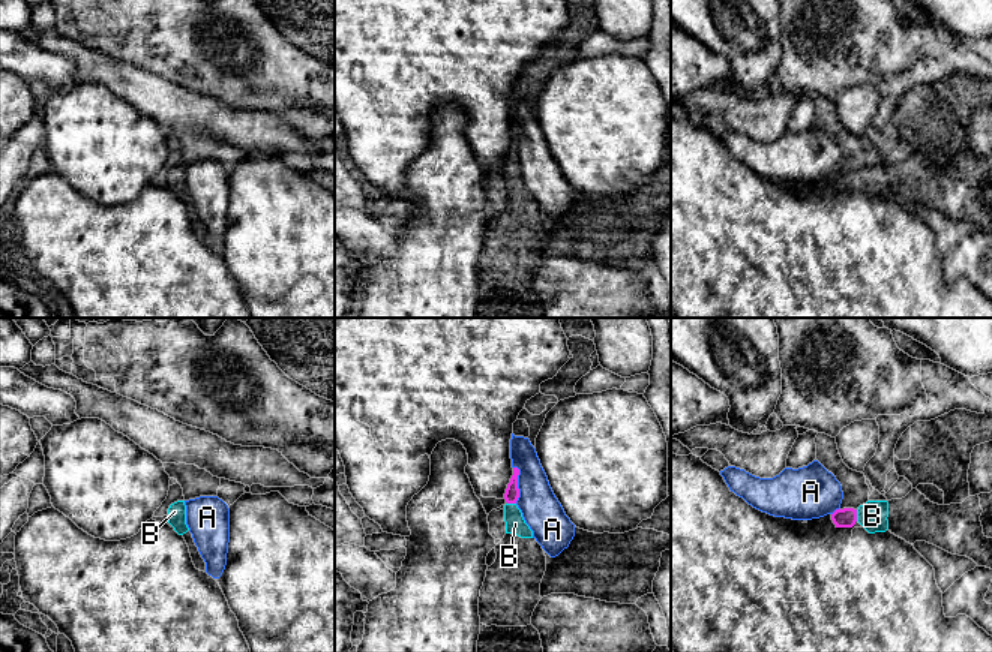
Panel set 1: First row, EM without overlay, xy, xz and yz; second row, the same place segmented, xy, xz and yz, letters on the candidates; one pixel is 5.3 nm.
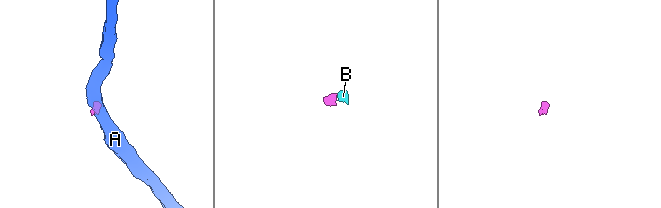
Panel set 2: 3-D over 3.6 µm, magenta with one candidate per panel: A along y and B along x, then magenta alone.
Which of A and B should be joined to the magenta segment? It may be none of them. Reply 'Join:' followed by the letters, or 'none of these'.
Join: B

